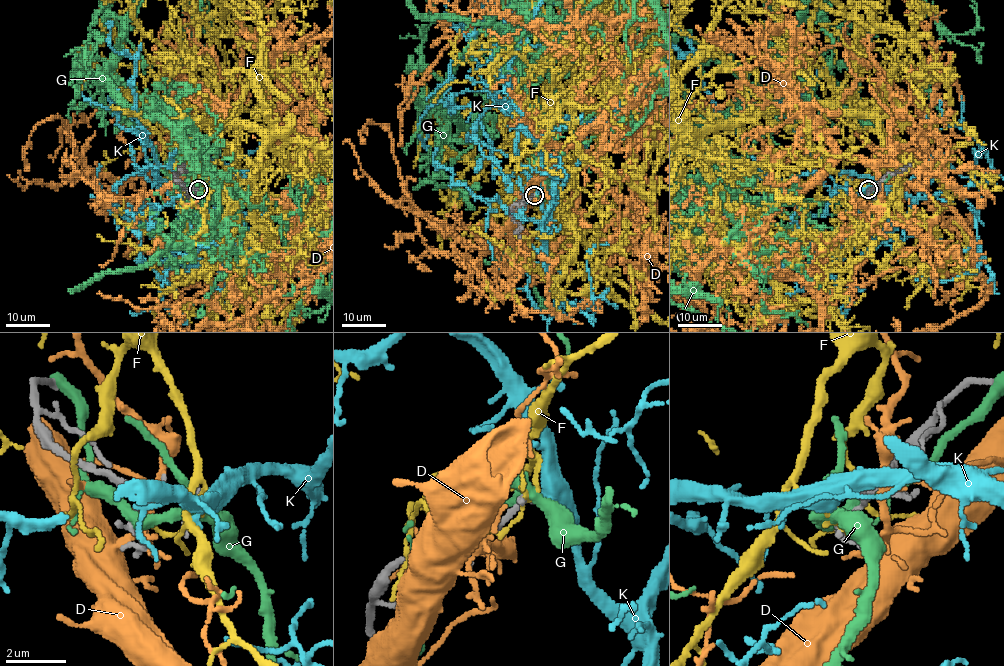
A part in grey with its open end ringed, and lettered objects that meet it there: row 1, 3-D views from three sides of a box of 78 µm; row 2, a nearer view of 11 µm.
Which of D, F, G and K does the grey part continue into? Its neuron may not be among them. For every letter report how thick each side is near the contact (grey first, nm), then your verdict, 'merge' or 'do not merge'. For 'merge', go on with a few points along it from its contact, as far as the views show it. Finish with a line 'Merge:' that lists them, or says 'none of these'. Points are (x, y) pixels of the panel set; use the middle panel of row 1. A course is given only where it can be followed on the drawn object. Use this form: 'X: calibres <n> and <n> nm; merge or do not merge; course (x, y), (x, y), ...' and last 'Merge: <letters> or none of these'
D: calibres 140 and 190 nm; do not merge
F: calibres 200 and 160 nm; do not merge
G: calibres 200 and 340 nm; do not merge
K: calibres 180 and 440 nm; merge
Merge: K

